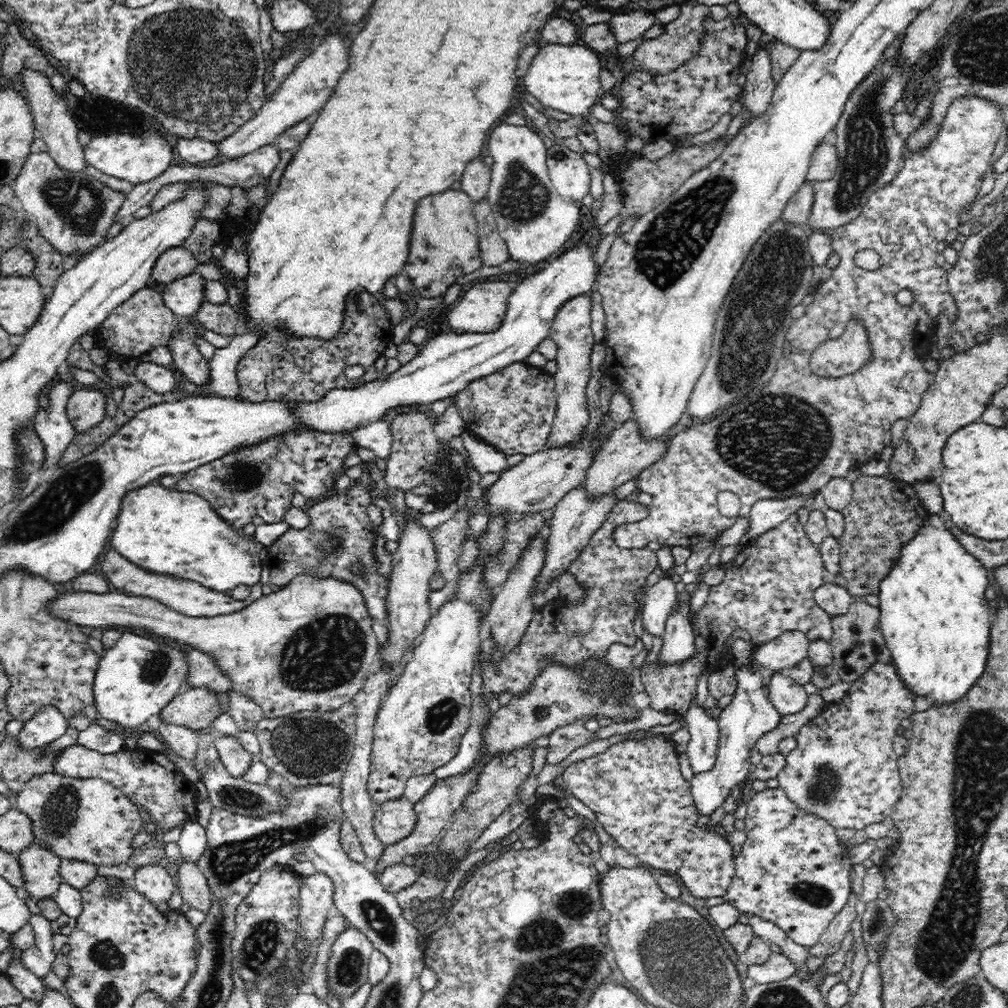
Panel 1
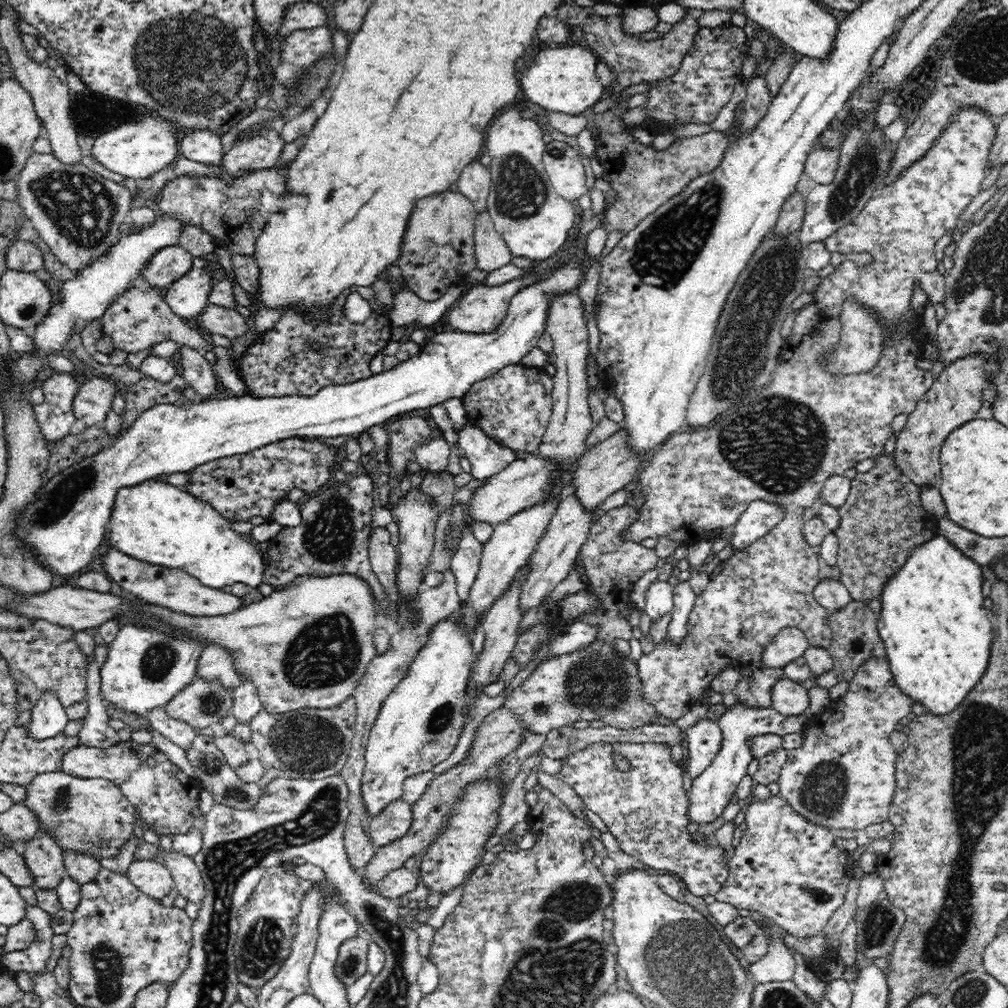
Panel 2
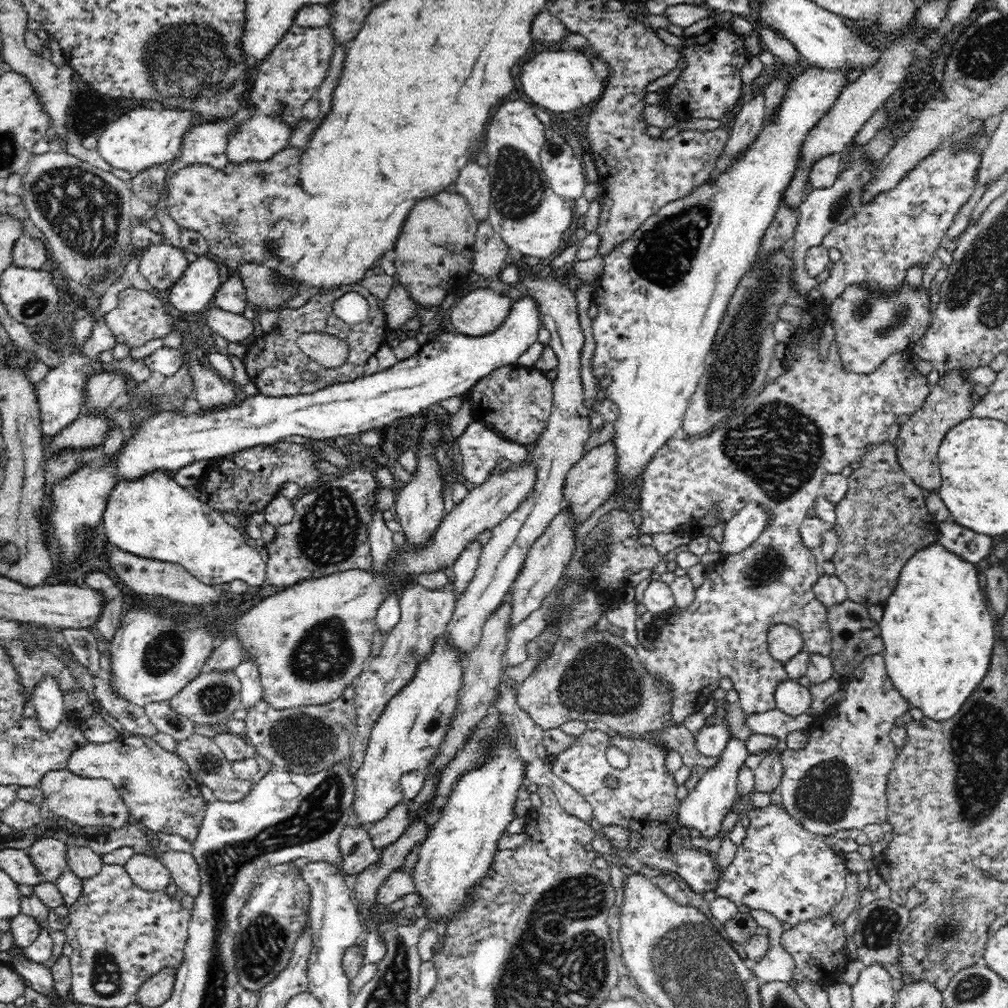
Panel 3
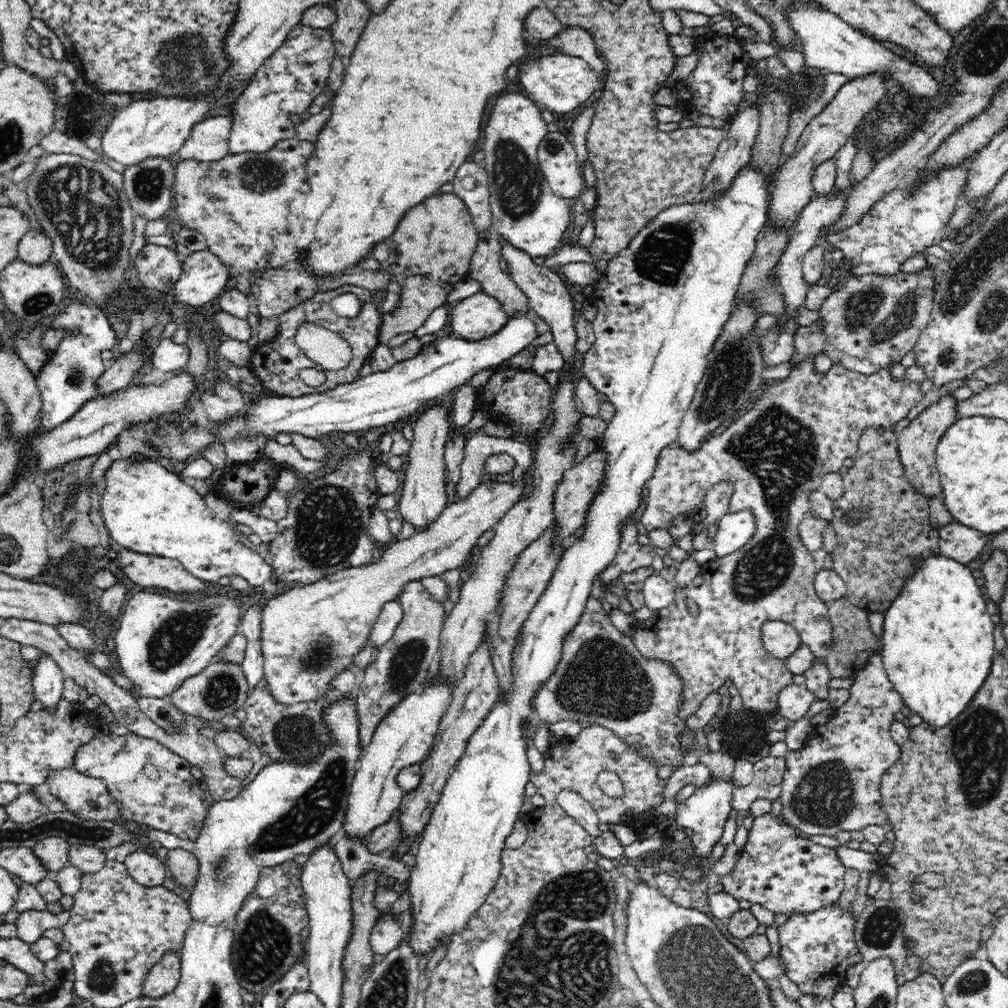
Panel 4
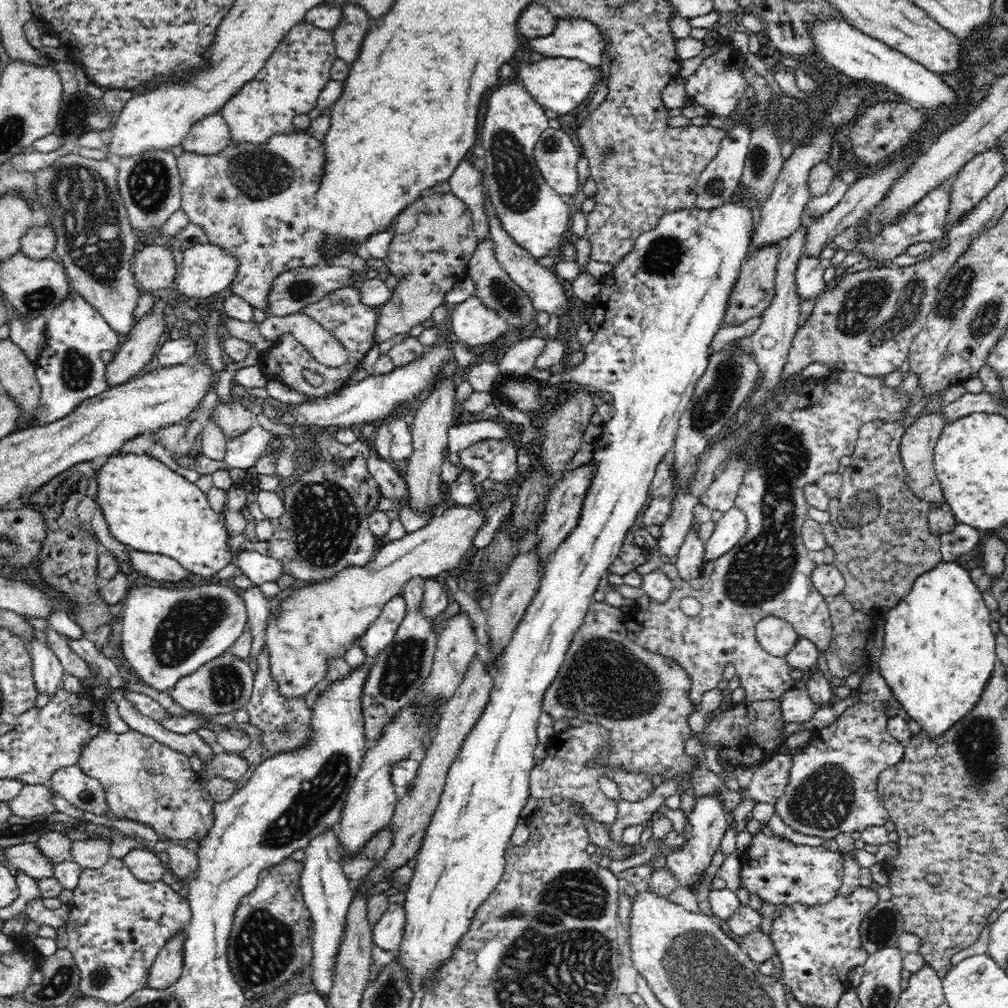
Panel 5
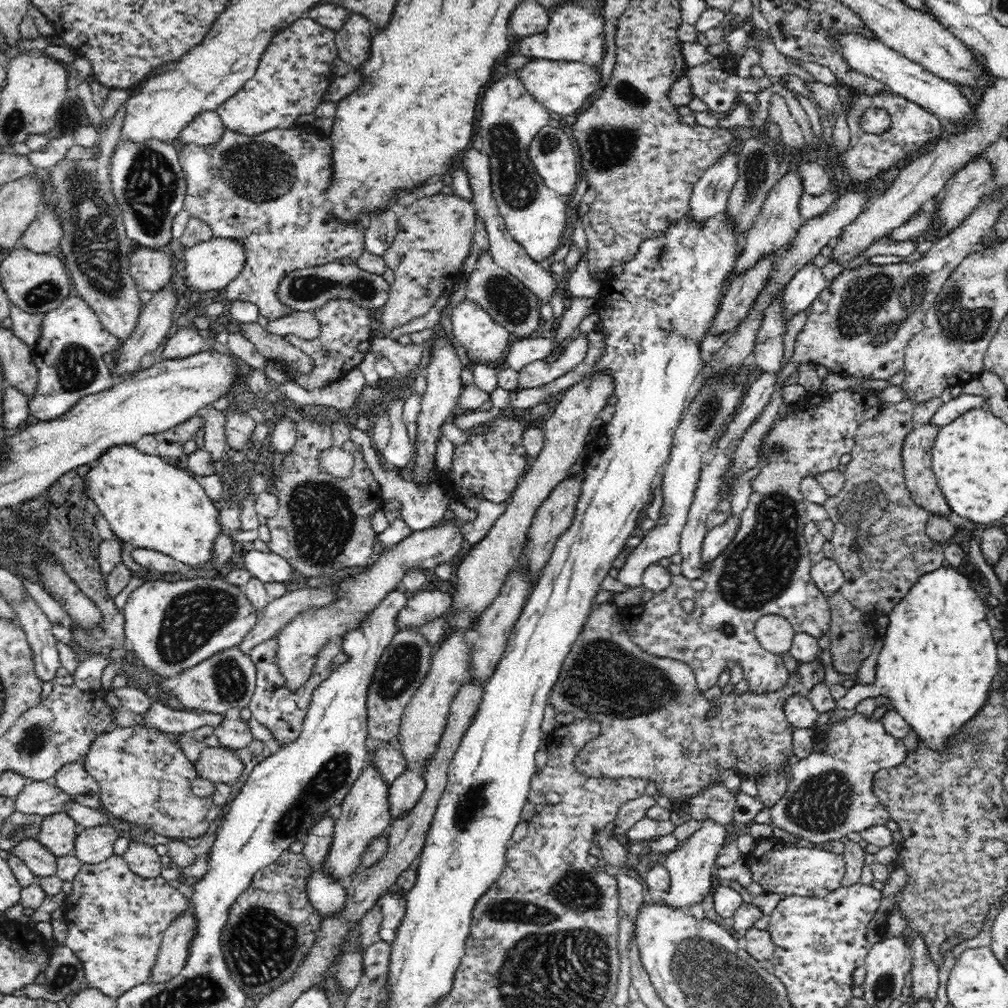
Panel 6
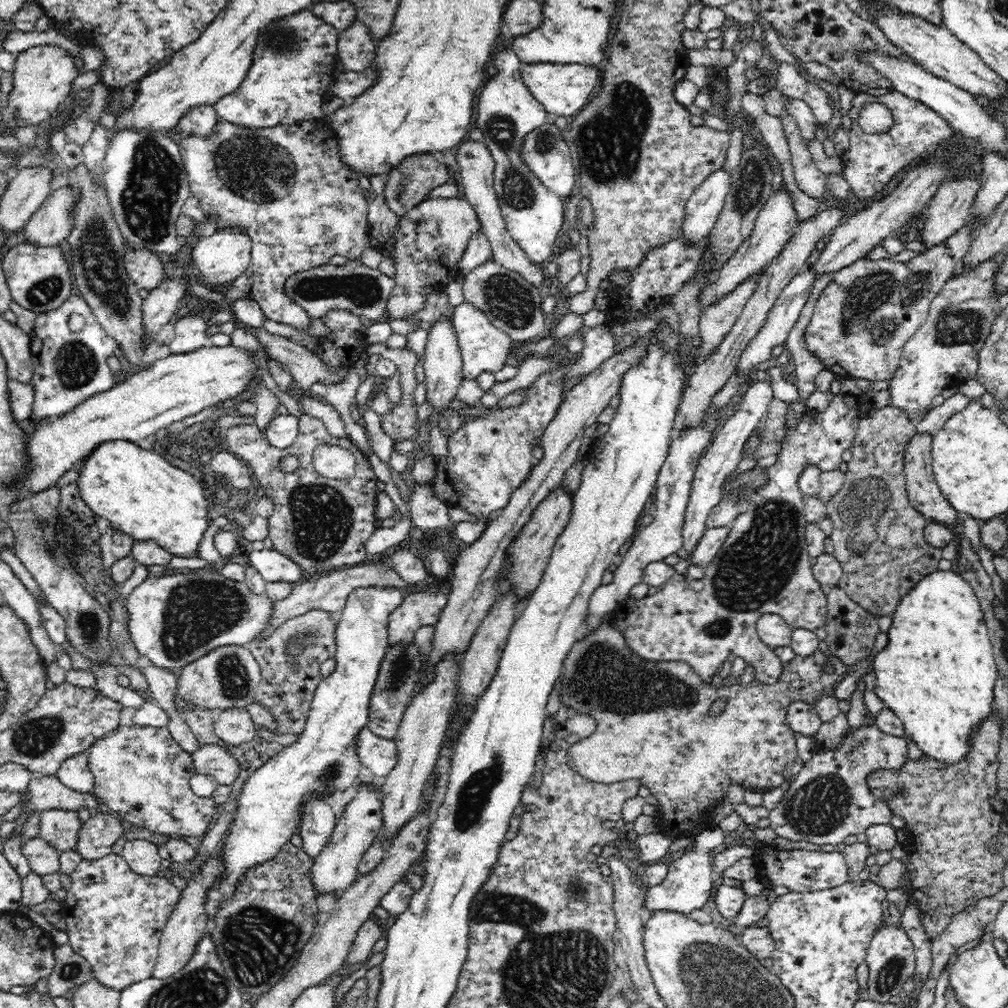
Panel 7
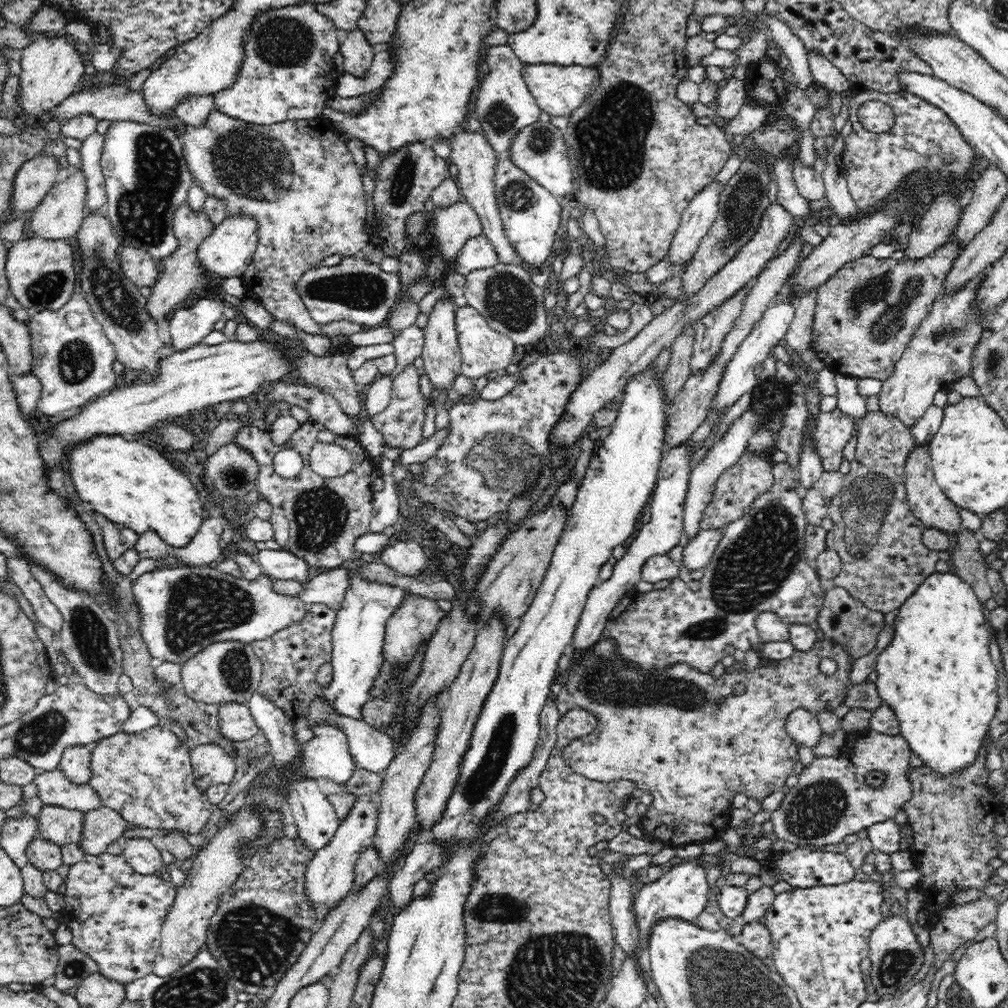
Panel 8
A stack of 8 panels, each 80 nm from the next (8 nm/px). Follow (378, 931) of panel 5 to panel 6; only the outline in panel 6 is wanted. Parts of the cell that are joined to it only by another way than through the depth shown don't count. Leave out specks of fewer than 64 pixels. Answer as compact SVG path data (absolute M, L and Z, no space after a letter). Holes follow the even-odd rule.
M398 890L388 892L381 896L380 908L382 909L382 926L379 928L380 940L392 944L393 935L396 934L402 918L406 912L407 892Z

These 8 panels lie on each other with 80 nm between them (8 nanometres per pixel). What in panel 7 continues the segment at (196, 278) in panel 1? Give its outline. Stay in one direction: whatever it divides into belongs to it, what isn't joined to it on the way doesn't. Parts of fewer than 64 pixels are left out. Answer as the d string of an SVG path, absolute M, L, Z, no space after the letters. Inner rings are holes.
M222 227L214 235L201 238L192 248L192 269L196 278L210 286L224 285L238 279L249 269L252 254L252 236L244 227Z

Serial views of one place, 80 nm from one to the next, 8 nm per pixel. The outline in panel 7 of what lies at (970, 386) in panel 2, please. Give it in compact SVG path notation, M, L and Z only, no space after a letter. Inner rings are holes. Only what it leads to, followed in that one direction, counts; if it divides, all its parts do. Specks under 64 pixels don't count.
M916 433L910 440L904 455L904 476L906 481L907 497L912 508L921 514L926 521L936 523L936 525L948 525L953 528L958 524L958 512L948 499L942 494L937 485L932 468L932 438L928 433Z

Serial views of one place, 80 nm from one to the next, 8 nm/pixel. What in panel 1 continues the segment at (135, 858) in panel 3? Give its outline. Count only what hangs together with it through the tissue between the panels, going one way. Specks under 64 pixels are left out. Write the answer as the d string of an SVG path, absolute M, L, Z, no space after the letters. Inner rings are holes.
M145 864L133 870L132 888L152 902L168 902L176 885L167 871L167 865Z

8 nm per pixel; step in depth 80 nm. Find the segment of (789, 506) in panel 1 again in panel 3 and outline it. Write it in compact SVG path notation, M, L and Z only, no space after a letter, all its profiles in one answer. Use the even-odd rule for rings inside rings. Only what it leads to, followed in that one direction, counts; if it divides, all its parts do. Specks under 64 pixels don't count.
M757 503L746 505L741 512L725 522L723 541L719 548L720 552L724 556L744 550L760 536L760 532L765 528L766 524L768 524L768 511L765 508L761 508Z

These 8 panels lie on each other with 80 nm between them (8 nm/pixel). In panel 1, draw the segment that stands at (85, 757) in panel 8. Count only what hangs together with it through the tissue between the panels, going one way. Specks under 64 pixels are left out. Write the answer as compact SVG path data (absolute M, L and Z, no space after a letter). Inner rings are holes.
M54 772L35 774L20 786L14 807L30 817L34 840L43 841L60 859L96 865L120 865L132 857L132 840L143 831L140 807L100 778L69 778Z

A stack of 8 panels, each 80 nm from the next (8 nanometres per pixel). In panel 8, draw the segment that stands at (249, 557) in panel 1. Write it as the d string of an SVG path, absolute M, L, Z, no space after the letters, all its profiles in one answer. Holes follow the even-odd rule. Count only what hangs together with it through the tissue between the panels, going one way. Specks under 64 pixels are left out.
M100 434L93 435L92 438L86 439L85 442L78 442L76 446L72 446L72 450L68 450L68 461L66 469L70 472L72 477L72 484L74 485L75 492L81 501L92 504L92 508L98 514L104 515L108 520L130 527L130 530L135 530L139 535L144 534L151 530L157 532L159 537L169 546L173 548L184 548L186 544L190 544L190 540L196 536L196 532L200 530L200 526L204 522L202 515L204 514L203 505L200 501L199 487L193 481L192 477L184 475L178 465L176 465L170 457L160 452L156 447L151 446L142 439L129 439L119 434ZM284 549L257 550L253 553L255 561L262 567L263 574L272 580L296 580L308 582L310 567L303 558Z

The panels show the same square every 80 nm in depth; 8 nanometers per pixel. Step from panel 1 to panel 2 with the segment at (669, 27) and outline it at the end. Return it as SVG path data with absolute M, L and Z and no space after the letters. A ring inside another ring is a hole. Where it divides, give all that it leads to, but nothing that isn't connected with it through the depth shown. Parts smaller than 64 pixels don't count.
M565 1L556 8L555 16L564 21L572 29L582 28L584 33L584 44L600 58L606 60L606 65L616 74L616 92L624 90L626 86L638 84L638 82L660 81L672 76L681 65L684 54L694 46L695 38L698 36L698 19L704 10L688 8L688 14L673 24L672 30L657 40L642 40L640 35L628 35L624 32L621 15L609 17L598 17L594 15L593 6L582 7L572 2Z

